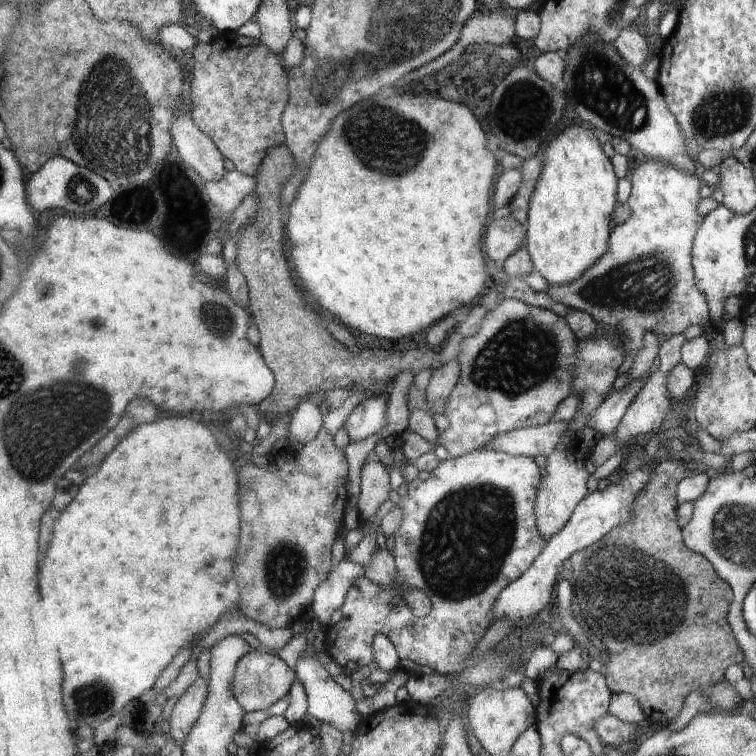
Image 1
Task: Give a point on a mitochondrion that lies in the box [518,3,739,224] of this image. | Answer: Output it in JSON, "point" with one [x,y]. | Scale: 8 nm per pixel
{"point":[606,90]}

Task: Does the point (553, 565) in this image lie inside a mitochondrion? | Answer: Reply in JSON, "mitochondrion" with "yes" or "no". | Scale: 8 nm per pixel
{"mitochondrion":"no"}

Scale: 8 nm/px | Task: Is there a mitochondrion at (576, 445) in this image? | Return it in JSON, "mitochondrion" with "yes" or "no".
{"mitochondrion":"no"}

